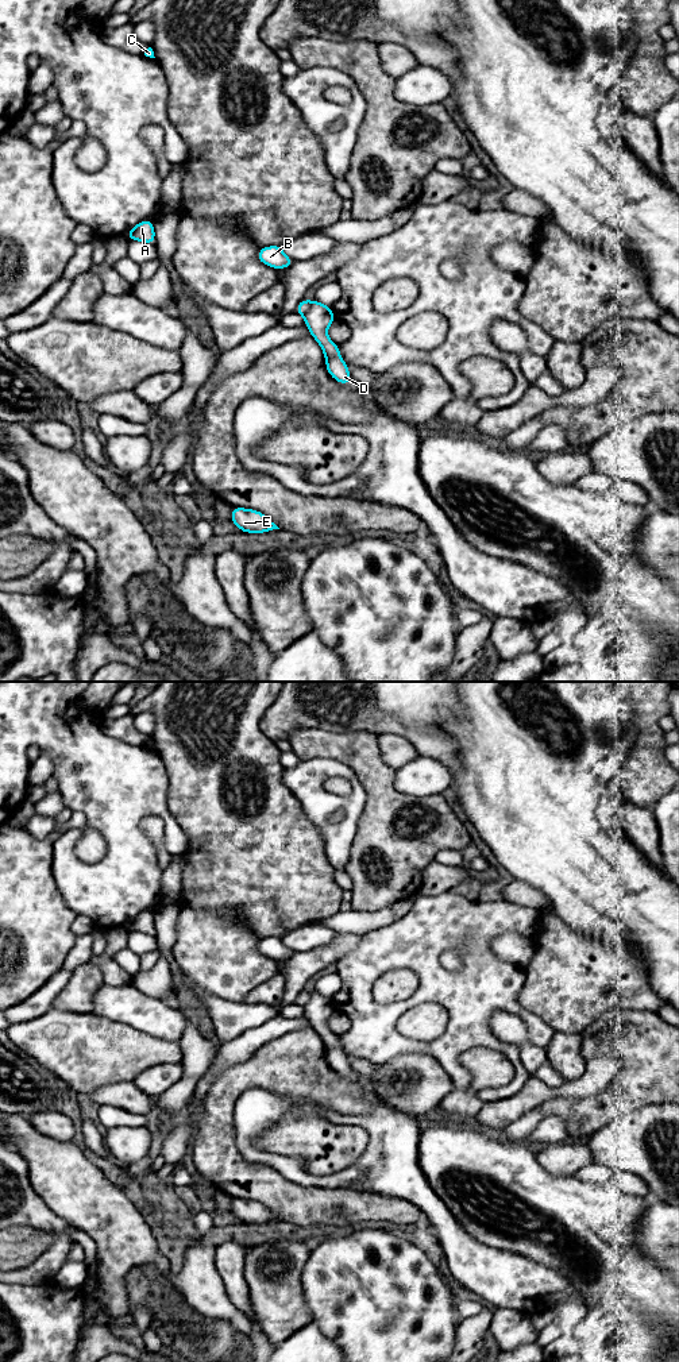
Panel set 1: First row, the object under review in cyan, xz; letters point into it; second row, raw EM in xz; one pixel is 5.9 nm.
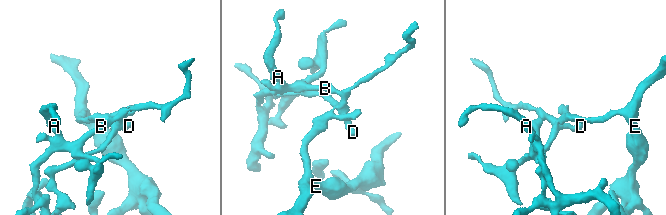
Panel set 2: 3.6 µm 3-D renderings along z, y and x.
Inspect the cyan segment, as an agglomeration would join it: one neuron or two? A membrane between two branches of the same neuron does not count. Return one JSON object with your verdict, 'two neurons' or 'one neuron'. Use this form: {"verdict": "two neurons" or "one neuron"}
{"verdict": "two neurons"}

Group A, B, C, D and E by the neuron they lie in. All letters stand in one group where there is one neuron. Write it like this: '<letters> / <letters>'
A B C D / E

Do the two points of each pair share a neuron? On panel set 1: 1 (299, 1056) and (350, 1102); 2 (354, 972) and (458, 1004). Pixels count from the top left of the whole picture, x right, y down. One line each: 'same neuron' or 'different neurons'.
1: same neuron
2: same neuron

